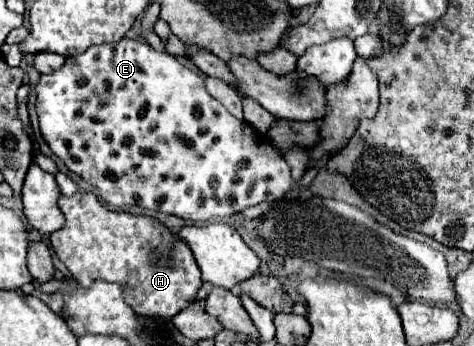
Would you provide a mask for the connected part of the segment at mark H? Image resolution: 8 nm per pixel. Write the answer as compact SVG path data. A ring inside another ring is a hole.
M79 191L73 197L59 197L57 205L65 215L65 225L49 237L51 247L57 253L57 257L65 263L65 267L71 271L73 279L79 285L91 287L91 283L95 283L95 279L119 283L119 285L127 287L127 291L123 293L123 299L137 311L137 315L143 315L143 317L171 319L179 311L183 311L191 303L195 303L197 291L203 285L201 271L199 271L187 243L183 243L165 225L161 225L159 221L149 219L149 217L135 217L125 211L121 211L121 213L111 211L105 205L101 205L93 193L83 193L83 191Z

